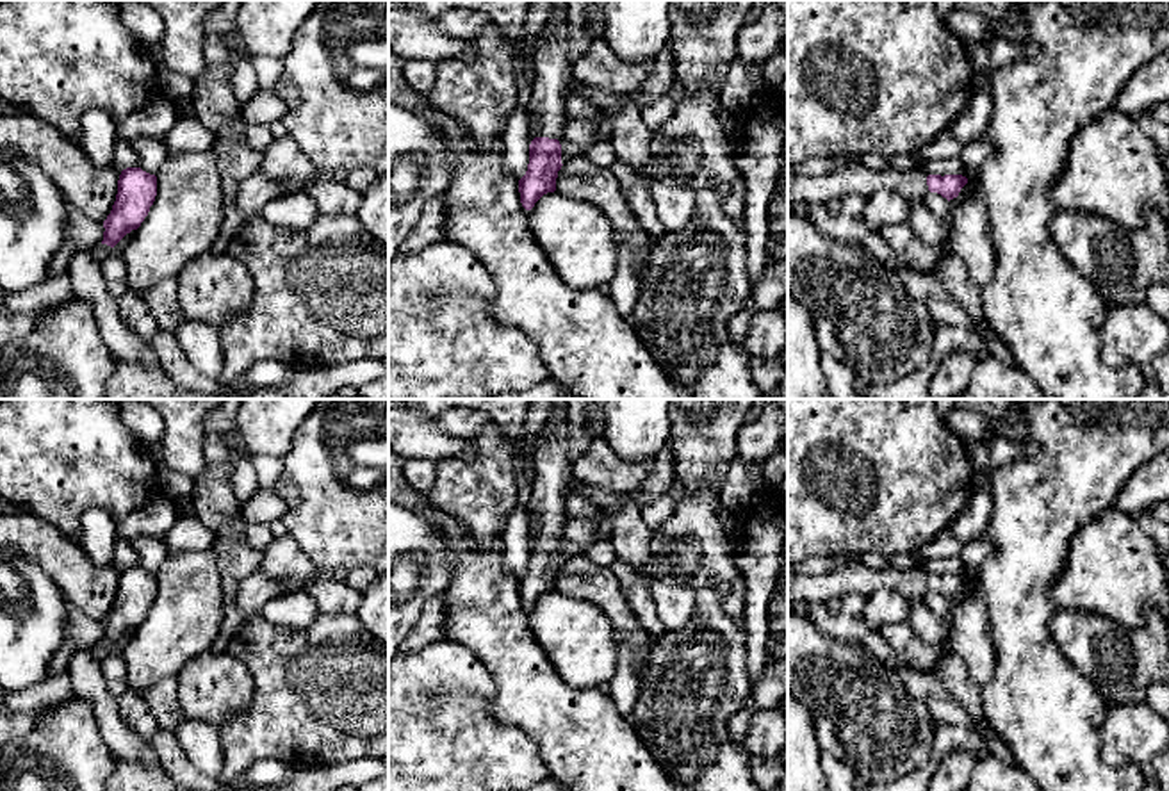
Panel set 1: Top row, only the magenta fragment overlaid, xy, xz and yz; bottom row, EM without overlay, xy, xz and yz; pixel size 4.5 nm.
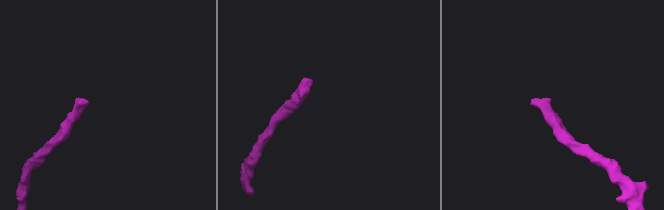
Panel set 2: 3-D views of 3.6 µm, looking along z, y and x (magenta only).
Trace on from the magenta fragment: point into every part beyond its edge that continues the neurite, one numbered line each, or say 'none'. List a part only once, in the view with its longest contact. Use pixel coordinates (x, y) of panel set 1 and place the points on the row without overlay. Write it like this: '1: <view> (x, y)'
1: xz (553, 471)

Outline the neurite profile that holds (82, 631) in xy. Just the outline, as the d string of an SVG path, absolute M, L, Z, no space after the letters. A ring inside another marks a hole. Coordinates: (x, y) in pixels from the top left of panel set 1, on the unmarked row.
M68 606L68 636L48 665L48 677L68 672L69 659L77 648L91 648L103 640L103 620L93 620L75 606Z

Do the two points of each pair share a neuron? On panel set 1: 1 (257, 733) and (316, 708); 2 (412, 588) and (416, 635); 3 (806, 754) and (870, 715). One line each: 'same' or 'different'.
1: same
2: different
3: different

